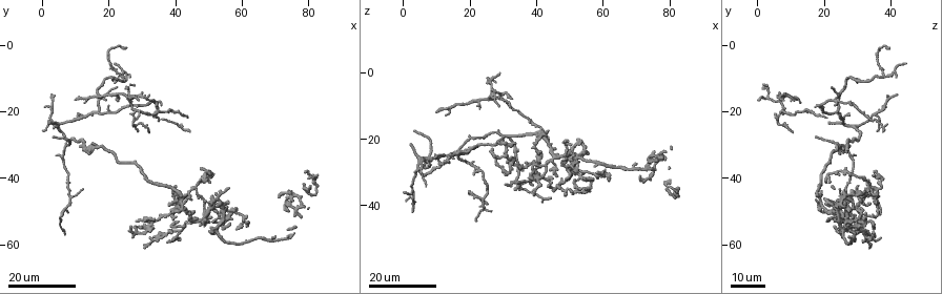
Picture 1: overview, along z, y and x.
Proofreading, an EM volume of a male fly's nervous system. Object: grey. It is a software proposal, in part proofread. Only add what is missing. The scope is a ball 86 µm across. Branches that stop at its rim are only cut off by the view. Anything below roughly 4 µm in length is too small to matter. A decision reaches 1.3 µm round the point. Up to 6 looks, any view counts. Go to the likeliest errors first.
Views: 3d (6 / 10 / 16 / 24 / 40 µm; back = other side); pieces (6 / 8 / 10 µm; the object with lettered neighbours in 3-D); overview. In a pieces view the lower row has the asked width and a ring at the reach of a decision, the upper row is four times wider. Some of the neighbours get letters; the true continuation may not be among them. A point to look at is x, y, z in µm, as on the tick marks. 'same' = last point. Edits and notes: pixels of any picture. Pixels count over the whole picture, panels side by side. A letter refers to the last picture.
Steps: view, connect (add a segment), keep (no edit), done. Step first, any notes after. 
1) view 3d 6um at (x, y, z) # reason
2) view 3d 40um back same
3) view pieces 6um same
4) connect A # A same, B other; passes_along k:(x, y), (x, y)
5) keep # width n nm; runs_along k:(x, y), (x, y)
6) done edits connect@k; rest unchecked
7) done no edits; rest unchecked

view 3d 16um at (78.5, 38.0, 35.0) # long arm stops here

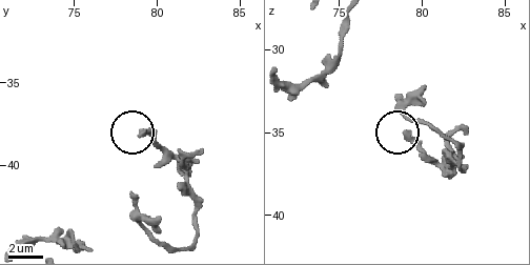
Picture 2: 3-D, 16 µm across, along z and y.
view pieces 6um at (79.1, 38.2, 35.0) # what lies round it

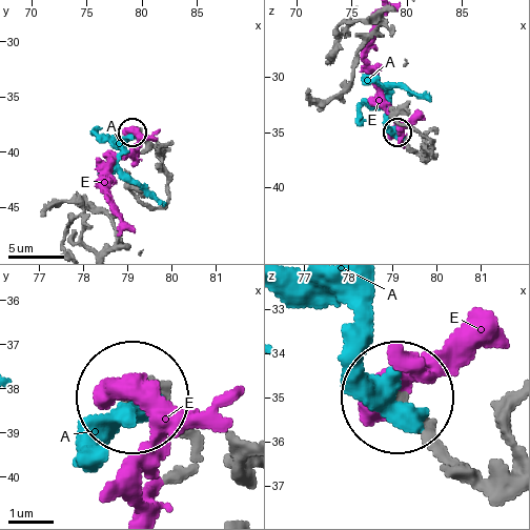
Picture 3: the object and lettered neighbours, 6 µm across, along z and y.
keep # A other, E other; none of them fits

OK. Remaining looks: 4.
view 3d 24um at (38.5, 48.0, 34.0) # free end

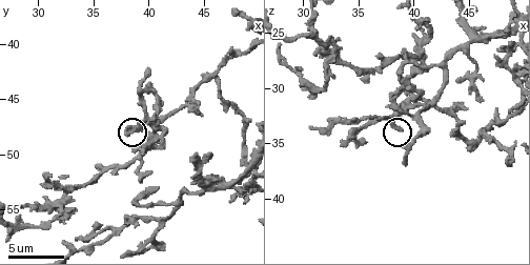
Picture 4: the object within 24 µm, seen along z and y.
view 3d 6um same

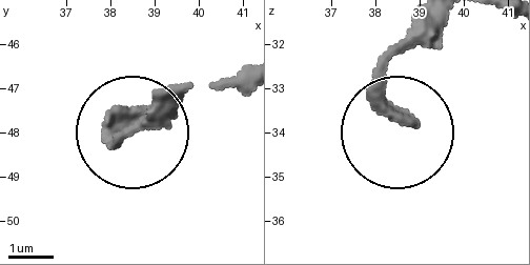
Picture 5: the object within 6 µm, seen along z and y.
view pieces 8um at (38.75, 47.60, 33.70)

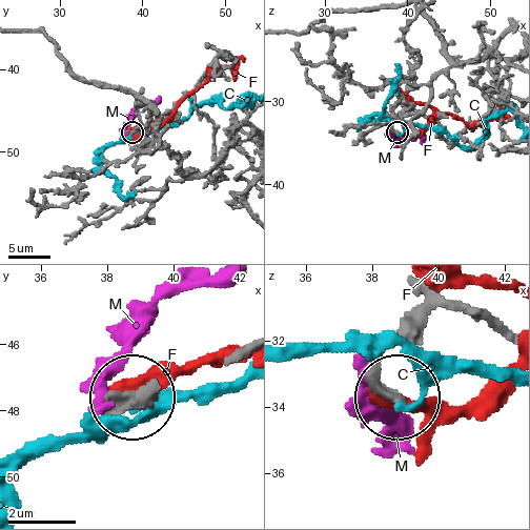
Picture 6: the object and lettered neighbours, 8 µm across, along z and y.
keep # C other, F other, M other; runs_along 6:(422, 284), (425, 299), (376, 366), (391, 398); no lettered segment goes on from it

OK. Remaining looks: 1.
done no edits; rest unchecked

